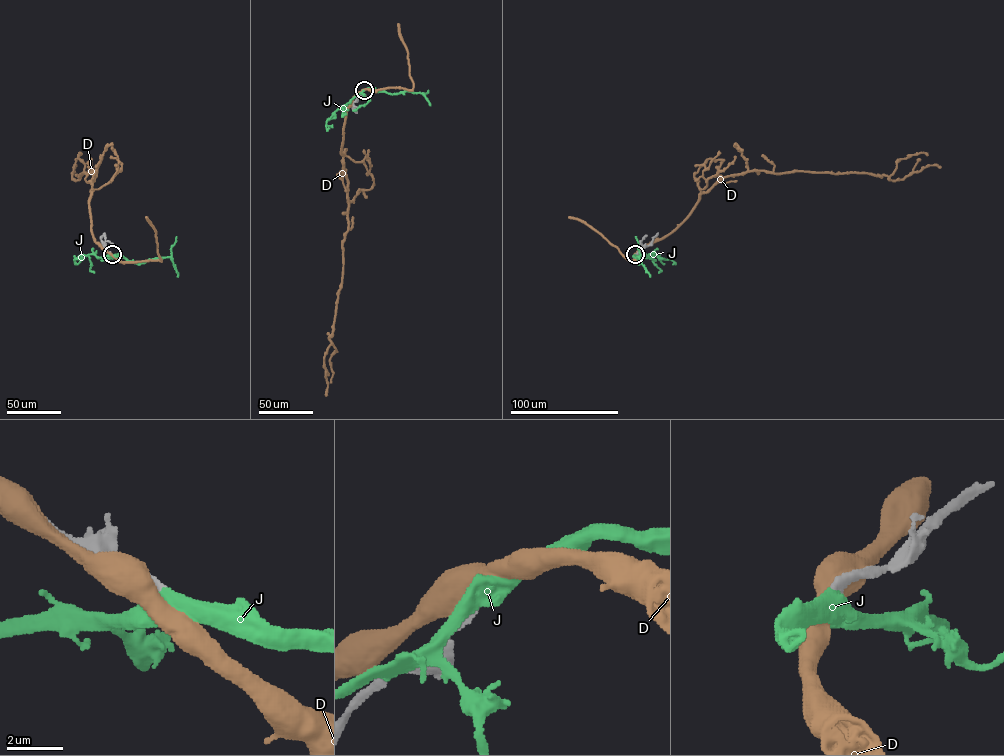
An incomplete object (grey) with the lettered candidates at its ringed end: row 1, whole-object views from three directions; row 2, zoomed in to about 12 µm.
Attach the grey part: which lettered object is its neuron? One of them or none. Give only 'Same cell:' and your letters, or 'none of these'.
Same cell: J

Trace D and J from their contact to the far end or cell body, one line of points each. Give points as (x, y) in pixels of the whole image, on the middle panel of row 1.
D: (363, 90), (349, 106), (343, 130), (348, 228), (332, 343), (324, 355), (326, 395)
J: (364, 90), (421, 93), (429, 105)

